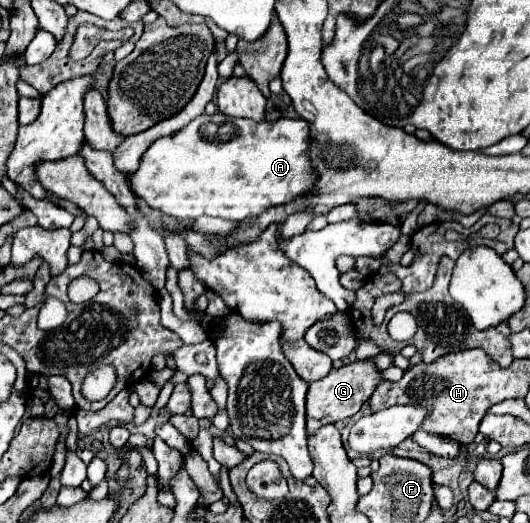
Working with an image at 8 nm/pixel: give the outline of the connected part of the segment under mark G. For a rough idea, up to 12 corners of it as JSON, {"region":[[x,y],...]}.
{"region":[[374,358],[312,382],[308,434],[354,416],[382,382]]}

